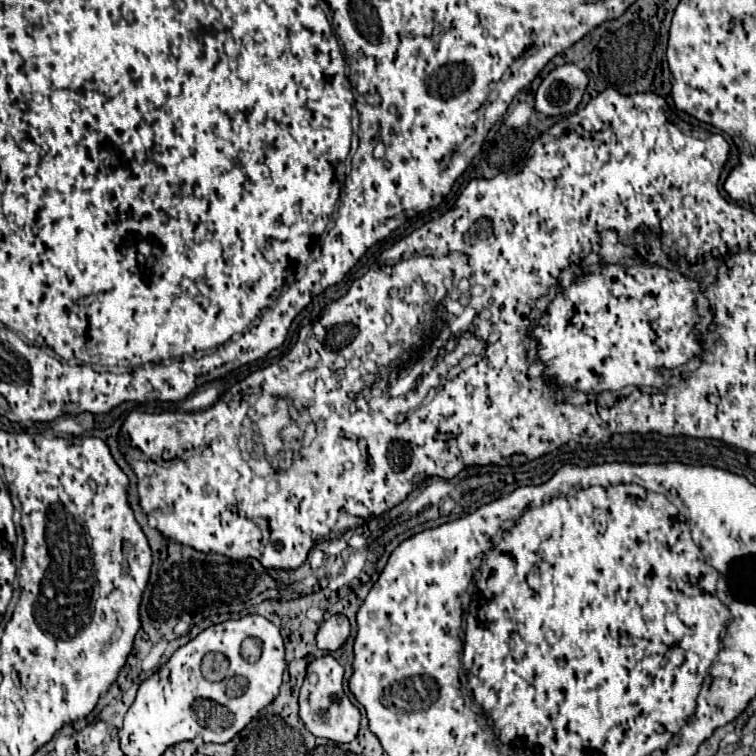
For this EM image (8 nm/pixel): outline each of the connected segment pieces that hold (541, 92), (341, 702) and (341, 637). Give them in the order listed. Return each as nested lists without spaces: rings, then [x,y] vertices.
[[[563,64],[549,72],[535,94],[535,110],[545,116],[575,112],[587,88],[587,74],[577,64]]]
[[[317,658],[309,664],[305,682],[299,692],[299,716],[309,728],[311,734],[333,740],[333,742],[353,742],[359,732],[361,712],[359,708],[349,700],[349,696],[343,690],[343,666],[333,658]]]
[[[343,614],[327,618],[317,632],[317,646],[327,652],[339,650],[349,638],[349,620]]]

